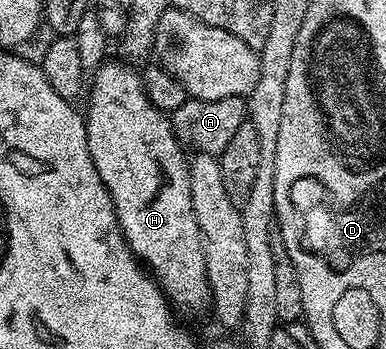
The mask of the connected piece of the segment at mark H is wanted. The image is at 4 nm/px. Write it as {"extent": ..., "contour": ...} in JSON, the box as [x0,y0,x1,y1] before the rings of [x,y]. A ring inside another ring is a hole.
{"extent":[86,61,212,314],"contour":[[[103,61],[90,78],[92,91],[88,94],[86,109],[90,156],[94,160],[94,168],[98,168],[98,176],[102,176],[102,184],[106,184],[106,192],[110,192],[116,219],[132,253],[156,279],[160,291],[179,313],[181,310],[184,314],[200,314],[211,307],[212,293],[206,276],[204,241],[198,220],[194,220],[194,204],[190,204],[189,159],[174,136],[169,115],[150,104],[144,91],[143,77],[137,71],[135,74],[127,61],[119,61]]]}

